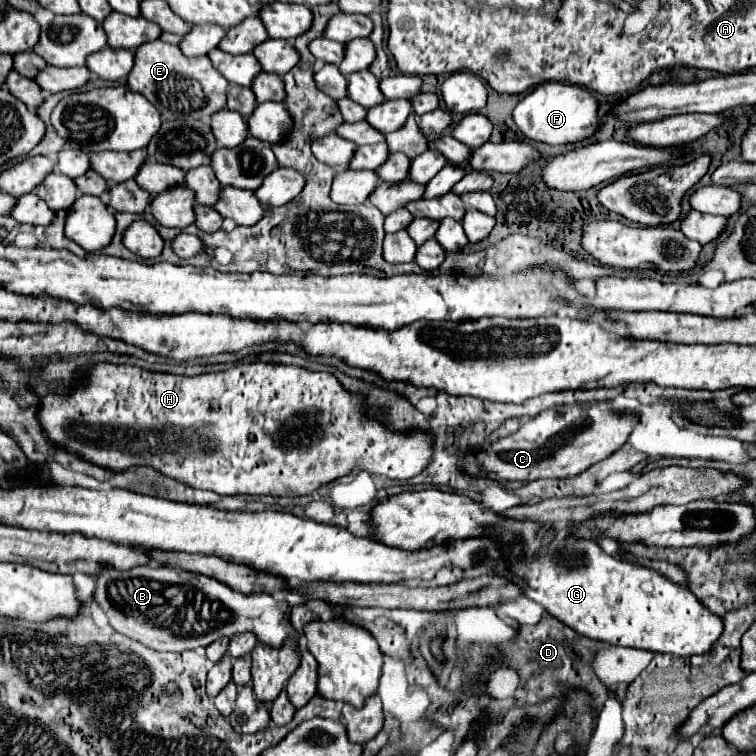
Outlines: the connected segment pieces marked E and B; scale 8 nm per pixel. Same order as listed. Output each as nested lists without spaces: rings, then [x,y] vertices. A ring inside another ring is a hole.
[[[162,40],[148,42],[136,50],[136,62],[128,74],[130,90],[144,94],[162,114],[172,122],[210,122],[212,114],[226,108],[228,80],[212,66],[208,56],[188,58],[180,46],[166,44]],[[164,106],[164,108],[162,108]]]
[[[102,564],[102,570],[94,574],[96,588],[94,588],[94,600],[102,606],[106,612],[110,626],[118,630],[120,634],[138,640],[154,650],[160,652],[182,652],[182,650],[196,650],[206,648],[218,638],[232,638],[244,632],[252,632],[258,642],[282,648],[286,640],[300,640],[300,632],[292,626],[288,618],[288,600],[274,598],[264,592],[256,594],[242,594],[232,590],[230,586],[216,582],[210,576],[204,574],[188,574],[188,572],[176,572],[168,566],[136,566],[134,570],[116,570],[110,564]]]

